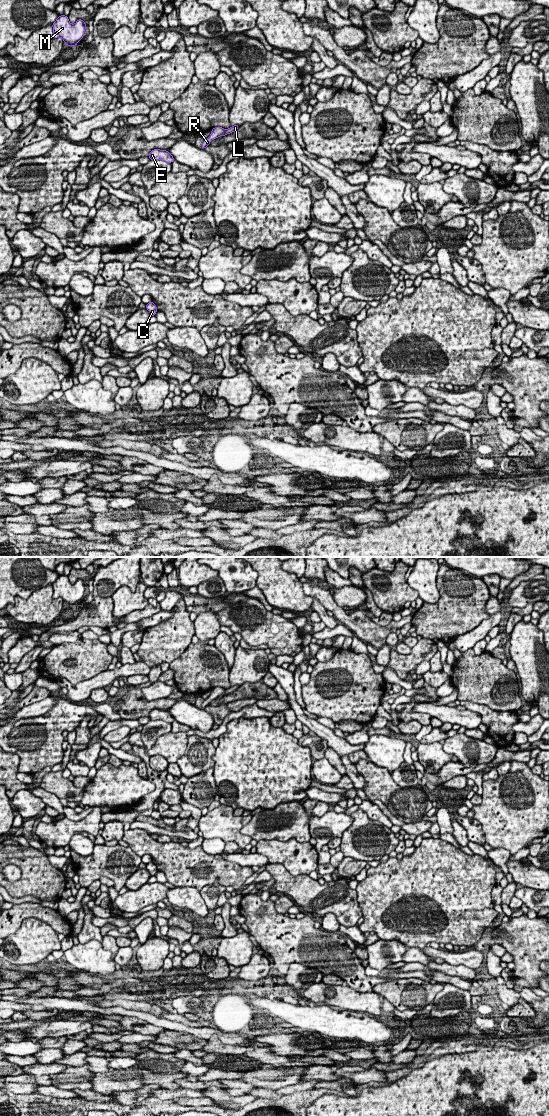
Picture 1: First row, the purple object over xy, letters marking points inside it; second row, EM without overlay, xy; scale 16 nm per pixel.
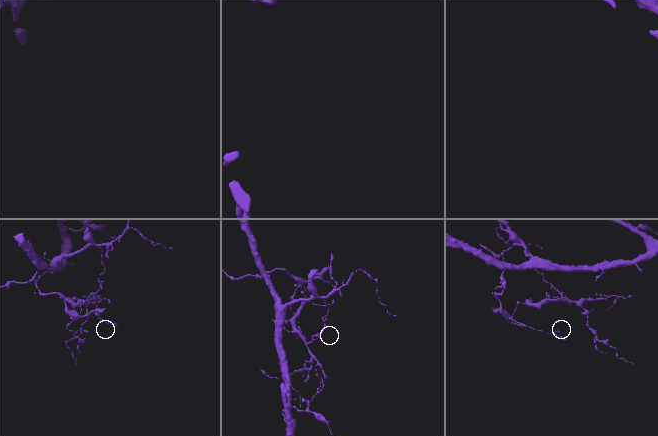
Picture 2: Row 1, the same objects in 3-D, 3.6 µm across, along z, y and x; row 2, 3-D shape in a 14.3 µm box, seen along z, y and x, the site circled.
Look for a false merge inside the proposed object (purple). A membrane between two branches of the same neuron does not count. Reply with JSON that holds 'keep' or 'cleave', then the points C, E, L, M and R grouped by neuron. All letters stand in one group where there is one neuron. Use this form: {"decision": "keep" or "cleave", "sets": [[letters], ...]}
{"decision": "cleave", "sets": [["C", "L", "M"], ["E", "R"]]}

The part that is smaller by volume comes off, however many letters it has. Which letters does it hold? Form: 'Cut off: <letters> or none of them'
Cut off: E, R

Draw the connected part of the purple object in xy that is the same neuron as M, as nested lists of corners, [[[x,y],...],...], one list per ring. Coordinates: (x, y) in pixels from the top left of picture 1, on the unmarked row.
[[[58,576],[52,584],[53,598],[61,597],[67,606],[76,606],[84,597],[86,583],[82,579],[78,579],[75,584],[71,584],[68,576]]]

